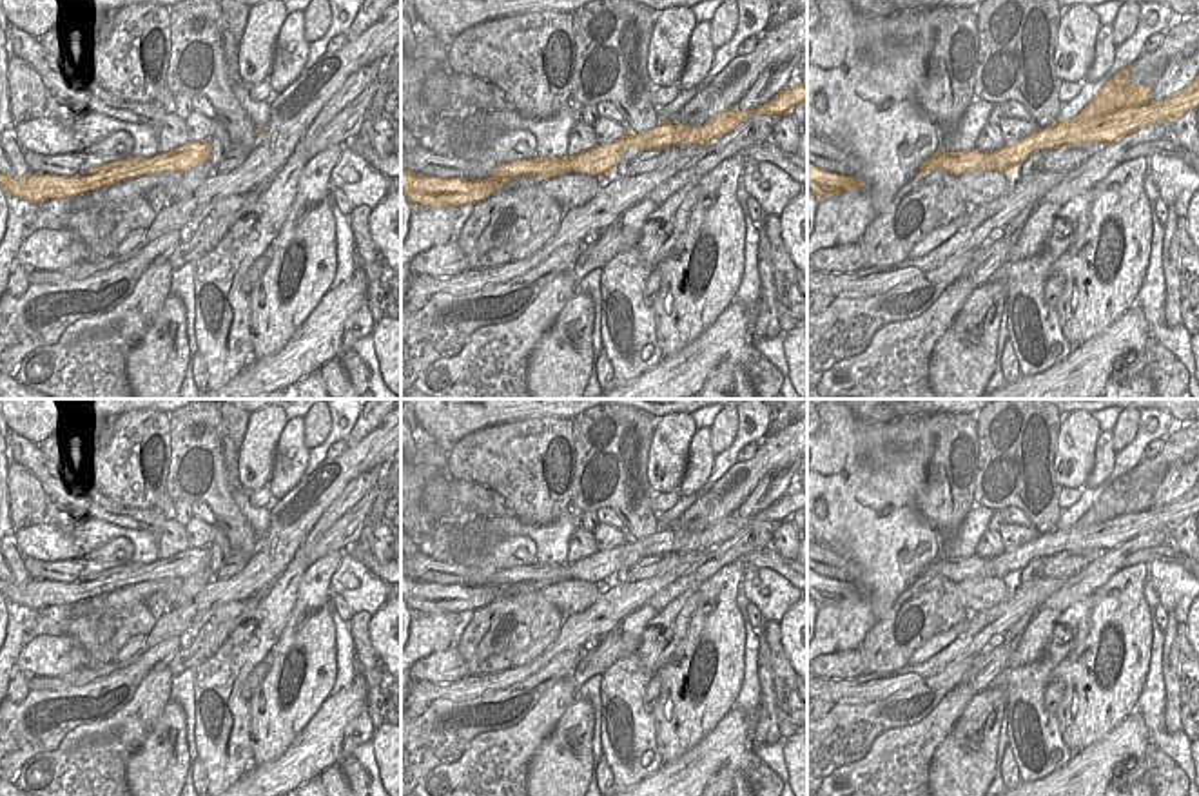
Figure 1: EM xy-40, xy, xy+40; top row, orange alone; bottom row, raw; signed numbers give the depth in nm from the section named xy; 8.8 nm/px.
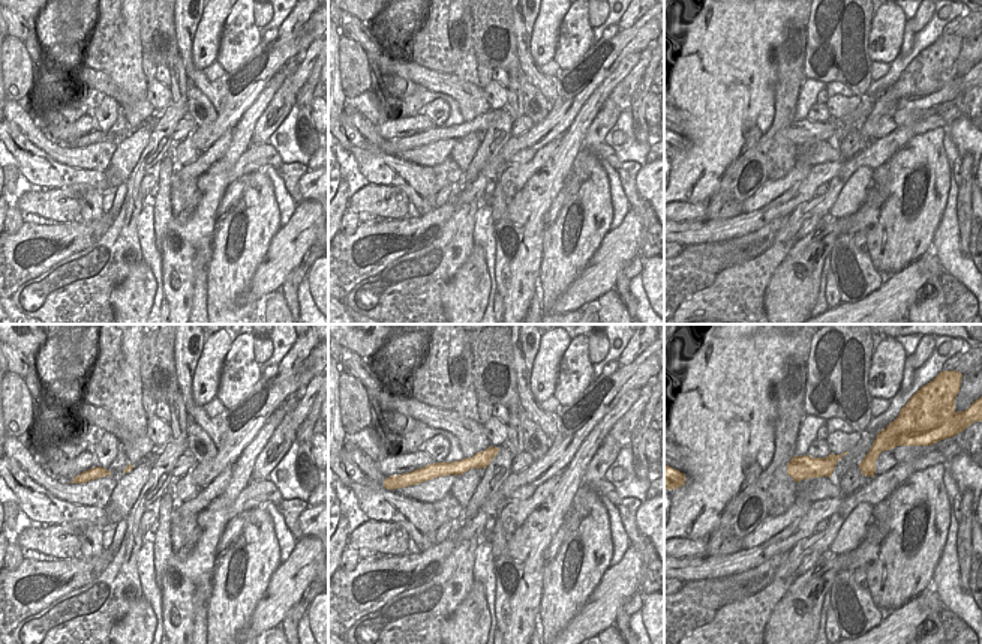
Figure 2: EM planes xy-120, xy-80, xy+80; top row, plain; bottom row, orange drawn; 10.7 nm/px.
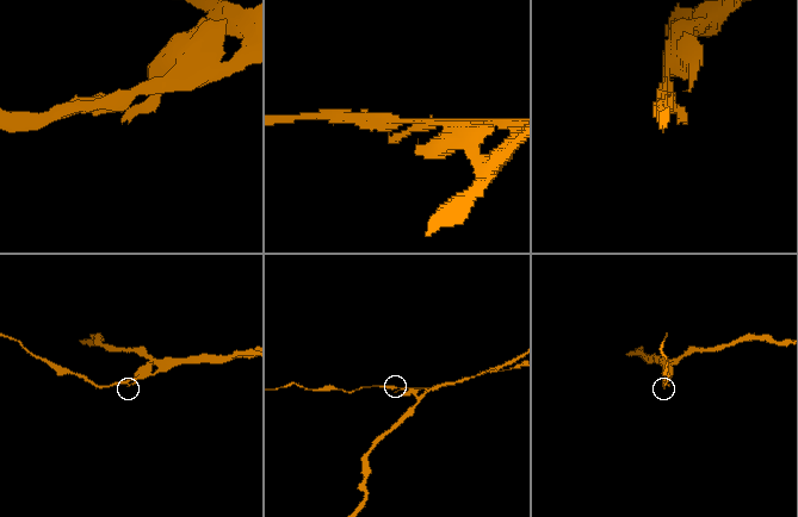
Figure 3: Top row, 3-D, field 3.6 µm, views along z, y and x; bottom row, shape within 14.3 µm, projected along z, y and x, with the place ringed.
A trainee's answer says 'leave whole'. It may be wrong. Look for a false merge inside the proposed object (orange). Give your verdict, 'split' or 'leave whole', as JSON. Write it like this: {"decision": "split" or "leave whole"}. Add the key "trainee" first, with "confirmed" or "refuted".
{"trainee": "refuted", "decision": "split"}

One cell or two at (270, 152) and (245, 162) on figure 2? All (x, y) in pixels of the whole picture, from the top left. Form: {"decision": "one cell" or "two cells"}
{"decision": "one cell"}

